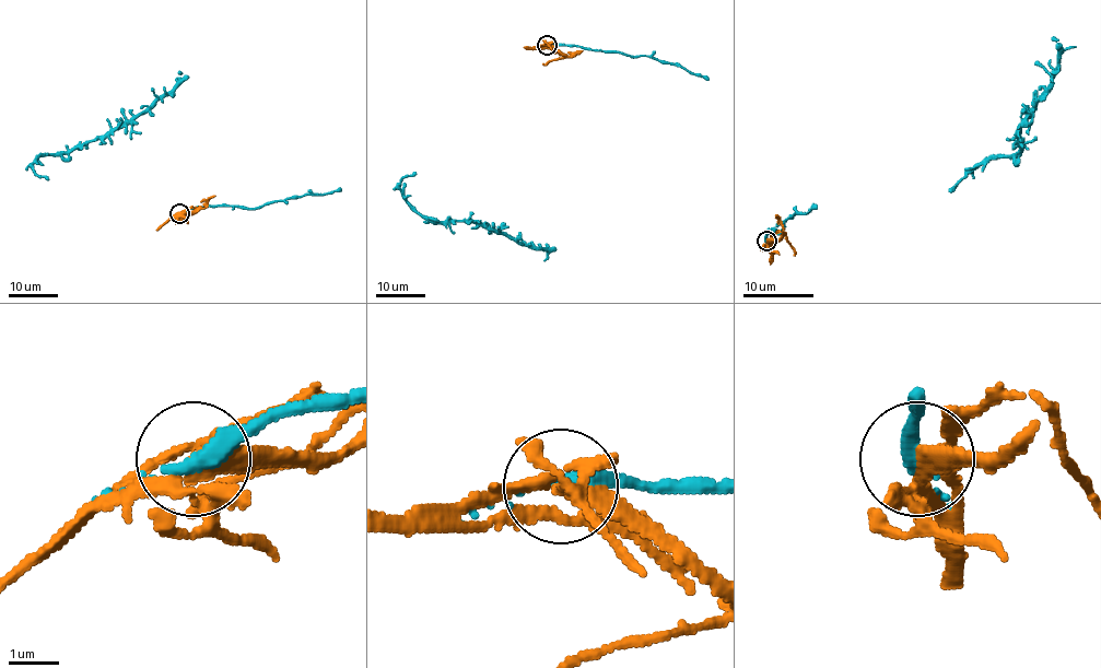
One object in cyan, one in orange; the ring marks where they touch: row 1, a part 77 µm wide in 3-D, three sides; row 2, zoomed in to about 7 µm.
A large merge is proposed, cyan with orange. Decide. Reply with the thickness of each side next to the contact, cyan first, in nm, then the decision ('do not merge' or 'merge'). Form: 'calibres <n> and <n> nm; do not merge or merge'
calibres 420 and 220 nm; do not merge

